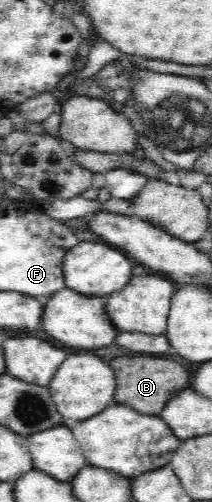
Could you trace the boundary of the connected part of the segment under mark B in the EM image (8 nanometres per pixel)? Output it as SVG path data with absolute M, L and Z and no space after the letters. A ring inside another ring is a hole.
M117 357L111 363L111 369L115 371L117 389L115 389L115 401L123 405L131 405L139 413L155 413L159 415L169 397L173 397L179 389L187 387L189 375L185 367L181 367L175 361L169 359L151 359L151 357Z

